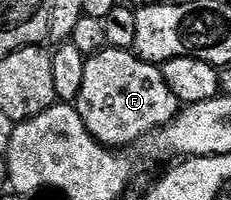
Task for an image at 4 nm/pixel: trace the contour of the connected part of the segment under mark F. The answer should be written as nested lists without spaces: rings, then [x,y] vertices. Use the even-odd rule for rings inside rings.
[[[104,48],[88,57],[83,70],[83,90],[75,102],[83,126],[100,144],[114,150],[125,150],[128,144],[145,135],[156,134],[177,117],[183,104],[171,92],[162,69],[149,64],[124,48]]]

